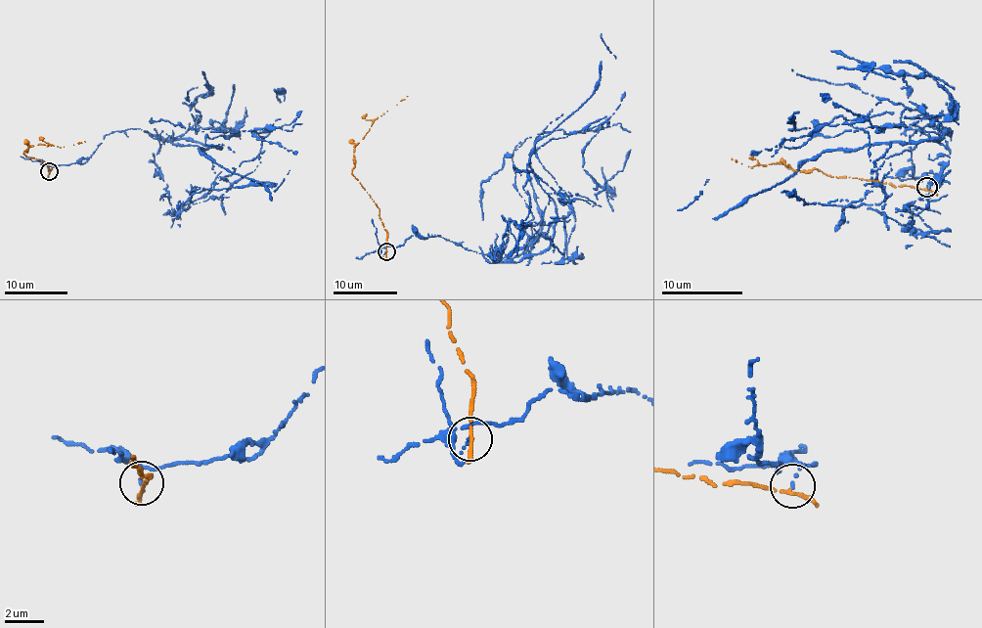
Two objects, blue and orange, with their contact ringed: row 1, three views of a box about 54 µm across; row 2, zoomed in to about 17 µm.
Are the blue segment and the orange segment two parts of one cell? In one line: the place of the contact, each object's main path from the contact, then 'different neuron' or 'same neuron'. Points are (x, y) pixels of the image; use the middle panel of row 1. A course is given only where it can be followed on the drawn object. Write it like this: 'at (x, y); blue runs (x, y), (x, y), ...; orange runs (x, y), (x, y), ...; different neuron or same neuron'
at (386, 251); blue runs (386, 251), (416, 234), (499, 261), (531, 172), (561, 195), (595, 190), (583, 155), (601, 126), (537, 133); orange runs (386, 250), (386, 231), (379, 209), (351, 172), (355, 164), (353, 150), (372, 121), (407, 96); different neuron

